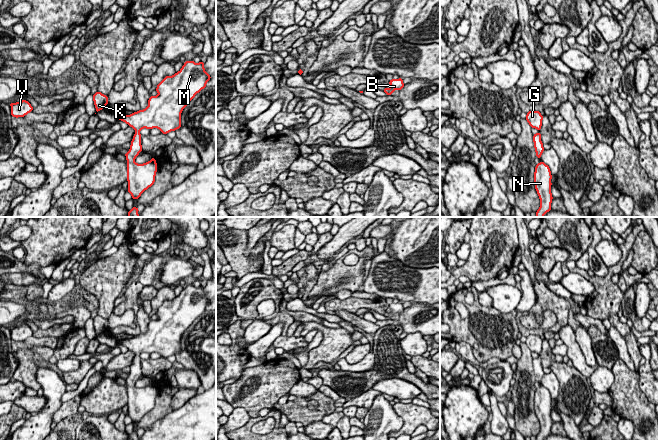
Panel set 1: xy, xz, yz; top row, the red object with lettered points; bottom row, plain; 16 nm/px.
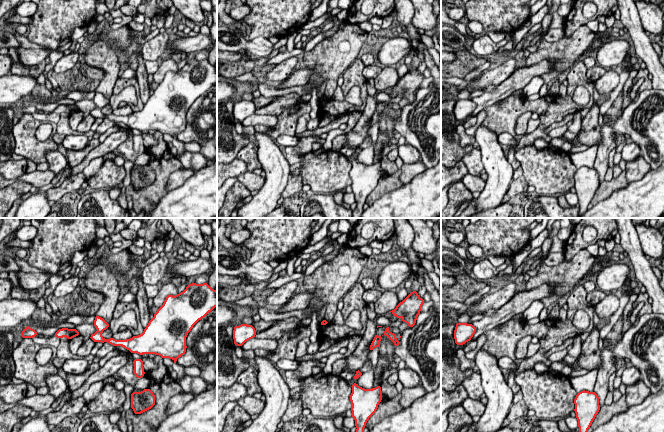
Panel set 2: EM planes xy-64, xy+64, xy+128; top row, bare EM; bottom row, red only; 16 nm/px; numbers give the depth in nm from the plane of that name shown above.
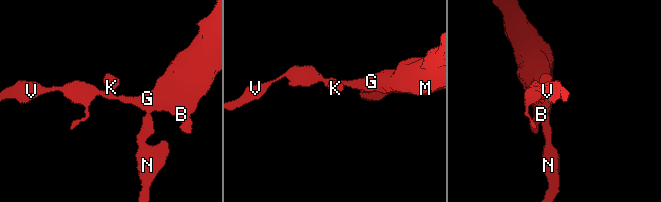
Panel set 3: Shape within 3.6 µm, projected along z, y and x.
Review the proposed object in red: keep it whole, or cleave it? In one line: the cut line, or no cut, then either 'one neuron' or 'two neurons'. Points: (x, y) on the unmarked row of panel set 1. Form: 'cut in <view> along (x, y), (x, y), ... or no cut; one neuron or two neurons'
no cut; one neuron

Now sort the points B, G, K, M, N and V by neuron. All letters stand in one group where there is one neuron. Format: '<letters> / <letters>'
B G K M N V

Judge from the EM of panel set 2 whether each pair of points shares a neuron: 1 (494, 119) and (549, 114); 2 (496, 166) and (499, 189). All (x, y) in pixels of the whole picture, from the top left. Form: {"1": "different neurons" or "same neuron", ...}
{"1": "same neuron", "2": "same neuron"}

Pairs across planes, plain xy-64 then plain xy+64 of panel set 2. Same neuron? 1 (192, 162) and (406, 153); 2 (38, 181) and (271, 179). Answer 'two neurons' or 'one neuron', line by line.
1: one neuron
2: two neurons

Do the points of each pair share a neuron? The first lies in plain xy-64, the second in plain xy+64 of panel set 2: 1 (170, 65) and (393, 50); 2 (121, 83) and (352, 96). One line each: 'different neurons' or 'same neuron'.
1: different neurons
2: different neurons

